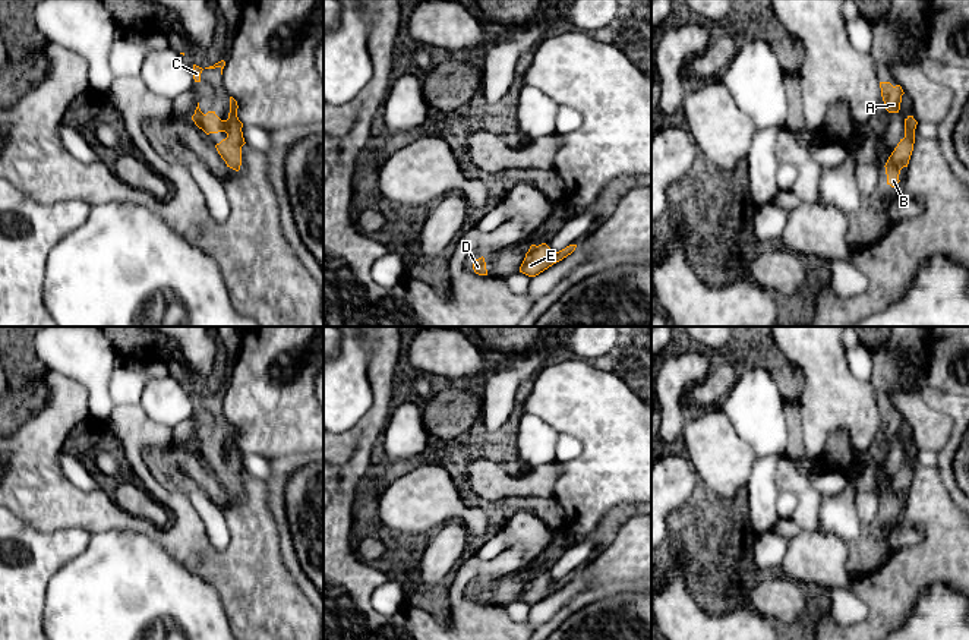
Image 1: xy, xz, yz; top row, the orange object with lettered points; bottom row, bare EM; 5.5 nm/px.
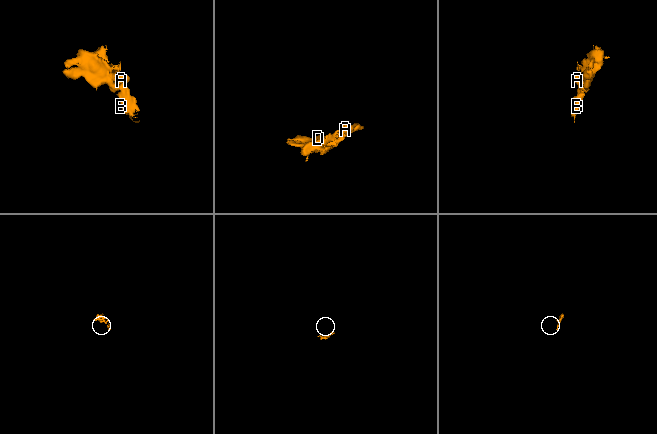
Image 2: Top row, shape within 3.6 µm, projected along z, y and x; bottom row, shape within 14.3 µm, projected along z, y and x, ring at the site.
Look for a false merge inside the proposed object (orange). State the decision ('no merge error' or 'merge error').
no merge error

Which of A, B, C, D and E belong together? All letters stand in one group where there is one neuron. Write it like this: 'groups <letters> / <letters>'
groups A B C D E

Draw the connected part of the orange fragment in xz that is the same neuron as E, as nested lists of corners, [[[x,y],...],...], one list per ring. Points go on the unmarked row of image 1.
[[[546,571],[531,573],[520,595],[520,600],[536,605],[553,592],[562,589],[575,578],[577,573],[569,573],[559,580],[553,580]]]

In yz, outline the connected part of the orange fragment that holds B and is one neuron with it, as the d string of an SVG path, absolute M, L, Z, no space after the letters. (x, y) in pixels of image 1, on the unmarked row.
M908 444L905 447L905 466L900 467L891 483L888 485L886 491L886 502L887 502L887 513L891 516L897 514L899 502L903 495L908 495L913 472L915 472L915 457L918 450L913 447L913 444Z

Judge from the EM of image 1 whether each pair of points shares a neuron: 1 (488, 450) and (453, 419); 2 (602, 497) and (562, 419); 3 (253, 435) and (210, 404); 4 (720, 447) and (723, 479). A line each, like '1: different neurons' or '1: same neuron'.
1: same neuron
2: same neuron
3: different neurons
4: same neuron

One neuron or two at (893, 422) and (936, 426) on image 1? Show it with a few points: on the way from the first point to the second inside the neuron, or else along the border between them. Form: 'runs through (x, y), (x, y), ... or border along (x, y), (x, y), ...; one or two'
border along (896, 387), (892, 391), (890, 402), (905, 421); two

